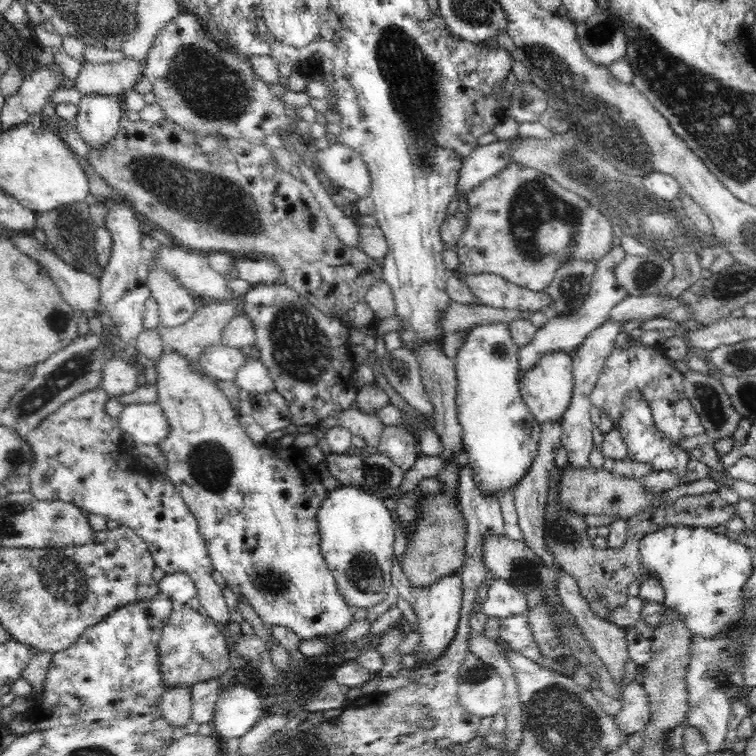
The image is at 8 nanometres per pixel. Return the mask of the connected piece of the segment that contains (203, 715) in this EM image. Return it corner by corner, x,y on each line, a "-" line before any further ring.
220,678
191,688
191,720
196,724
212,723
221,688

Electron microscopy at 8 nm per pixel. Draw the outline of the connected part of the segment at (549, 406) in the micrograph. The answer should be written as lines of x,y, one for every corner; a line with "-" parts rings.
558,351
540,356
531,367
525,370
524,376
520,377
520,392
524,404
539,423
560,421
572,400
572,353

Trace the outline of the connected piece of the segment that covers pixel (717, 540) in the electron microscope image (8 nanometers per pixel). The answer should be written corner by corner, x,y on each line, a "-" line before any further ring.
666,525
645,534
639,542
641,566
647,574
660,579
665,592
664,603
679,613
691,635
698,633
704,637
725,631
741,615
741,589
753,573
752,554
744,544
729,540
725,534
707,526

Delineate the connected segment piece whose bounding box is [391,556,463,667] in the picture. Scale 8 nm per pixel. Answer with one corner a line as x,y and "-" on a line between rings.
394,556
391,575
393,586
397,588
402,598
409,602
419,620
417,630
421,632
421,641
413,651
418,658
417,666
430,667
438,663
439,659
446,654
455,638
463,601
463,582
460,571
443,576
438,583
432,583
430,587
416,587
408,582
408,577
401,570

